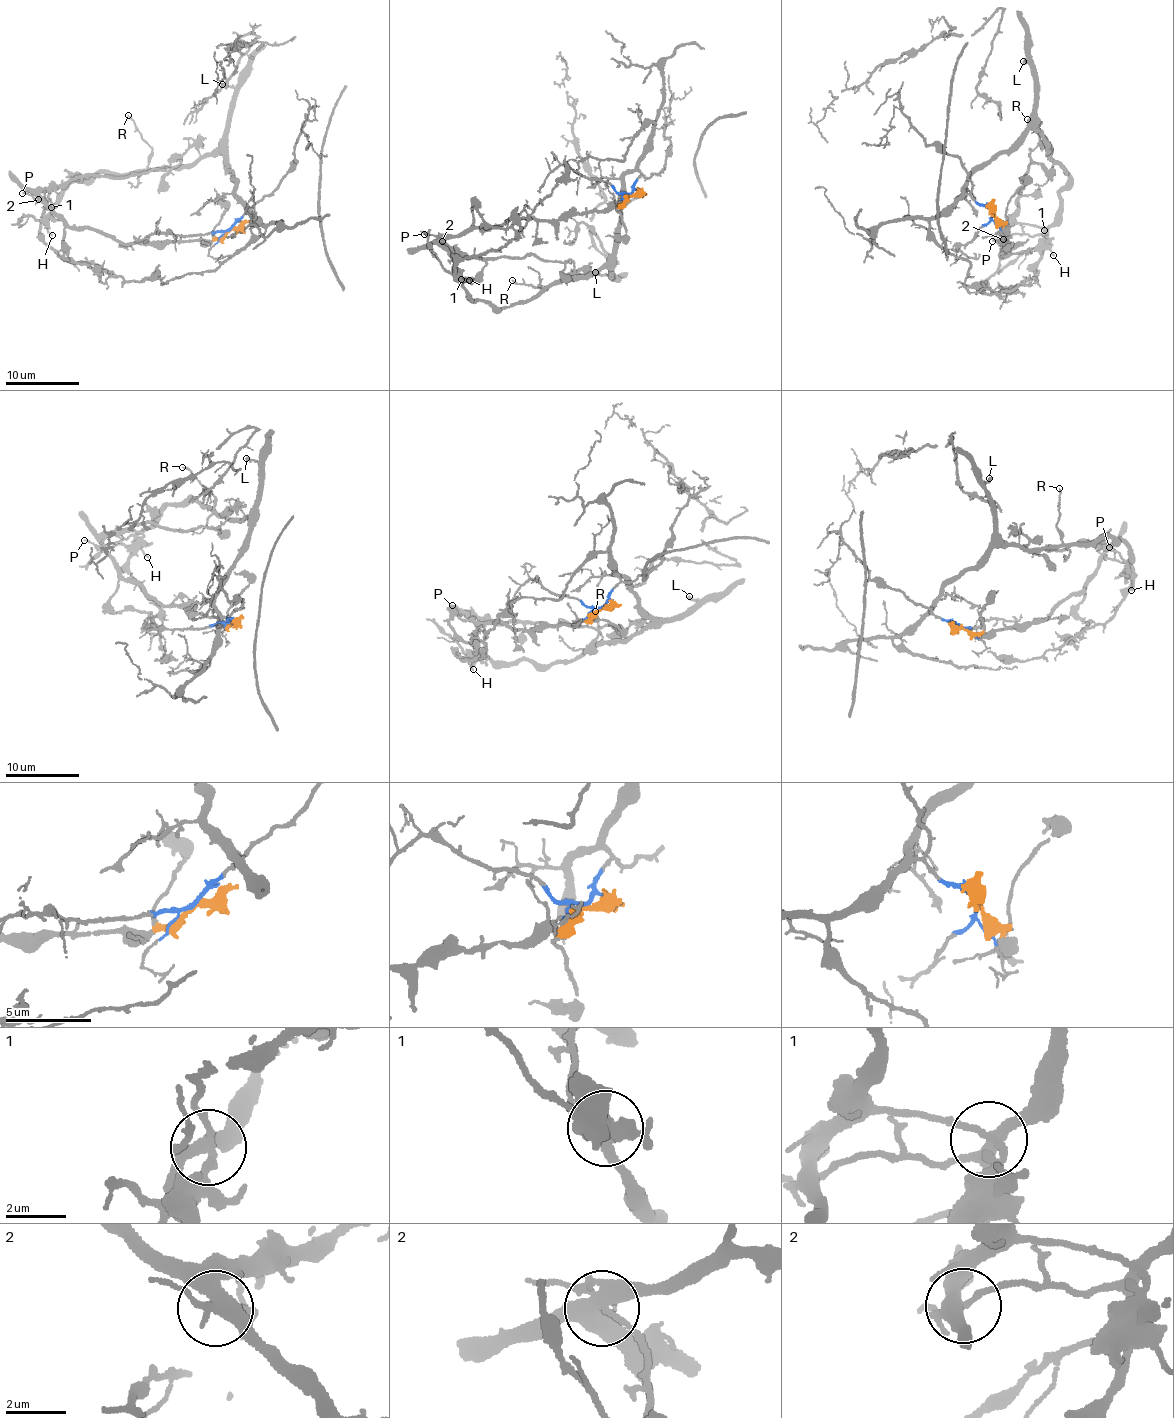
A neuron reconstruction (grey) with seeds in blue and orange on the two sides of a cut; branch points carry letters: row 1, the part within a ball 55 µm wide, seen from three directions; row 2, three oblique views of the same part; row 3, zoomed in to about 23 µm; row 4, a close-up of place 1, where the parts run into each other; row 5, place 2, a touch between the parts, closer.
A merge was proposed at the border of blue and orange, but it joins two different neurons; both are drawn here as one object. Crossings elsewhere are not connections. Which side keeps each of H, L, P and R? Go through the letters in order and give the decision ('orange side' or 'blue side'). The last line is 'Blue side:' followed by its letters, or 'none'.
H: orange side
L: blue side
P: blue side
R: blue side
Blue side: L, P, R

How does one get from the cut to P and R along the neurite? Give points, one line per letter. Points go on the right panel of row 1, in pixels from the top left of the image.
P: (992, 214), (967, 179), (1028, 130), (1041, 134), (1066, 168), (1059, 215), (1035, 236), (993, 240)
R: (992, 214), (968, 194), (967, 179), (1028, 130), (1040, 136), (1045, 156), (1052, 158), (1047, 140), (1026, 119)

